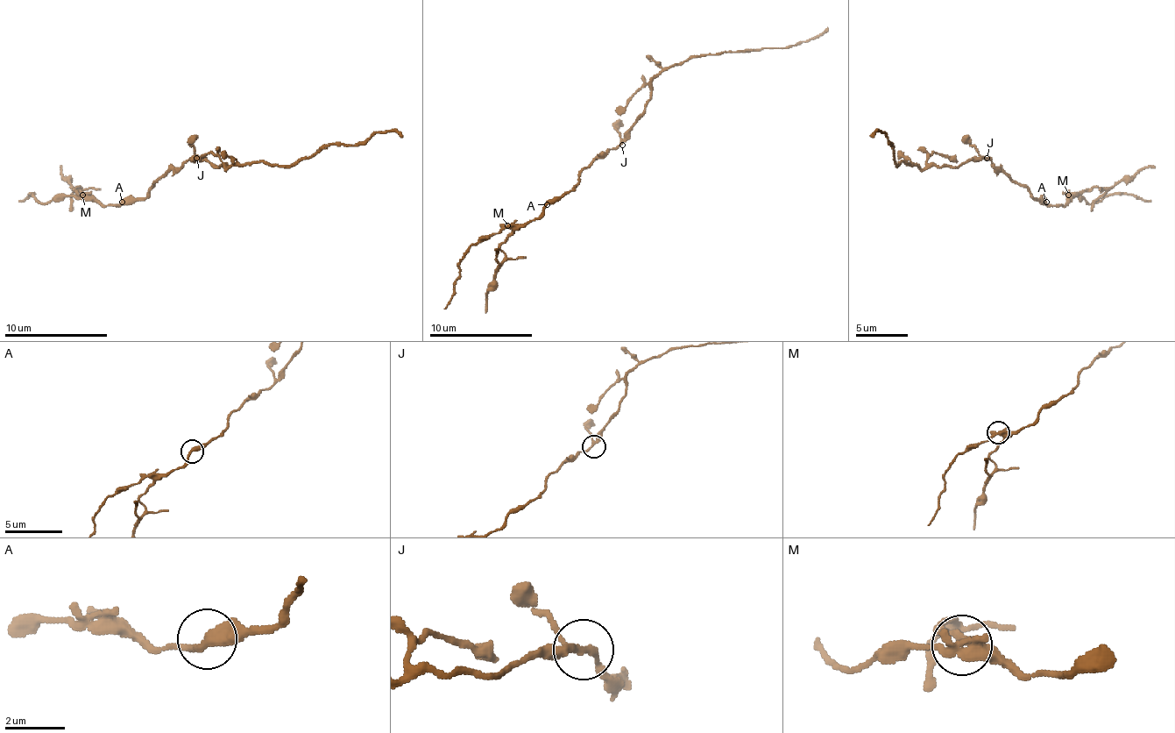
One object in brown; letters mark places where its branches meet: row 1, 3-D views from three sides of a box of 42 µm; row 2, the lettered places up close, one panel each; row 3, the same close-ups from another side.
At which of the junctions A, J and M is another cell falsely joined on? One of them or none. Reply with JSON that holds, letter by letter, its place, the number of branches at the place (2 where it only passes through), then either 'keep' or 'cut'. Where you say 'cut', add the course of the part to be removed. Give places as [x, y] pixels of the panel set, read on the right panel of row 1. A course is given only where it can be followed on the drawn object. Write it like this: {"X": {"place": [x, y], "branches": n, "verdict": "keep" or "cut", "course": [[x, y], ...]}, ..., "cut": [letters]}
{"A": {"place": [1046, 202], "branches": 2, "verdict": "keep"}, "J": {"place": [987, 158], "branches": 3, "verdict": "keep"}, "M": {"place": [1068, 195], "branches": 3, "verdict": "cut", "course": [[1067, 195], [1078, 195], [1090, 202], [1106, 195], [1137, 195], [1150, 202]]}, "cut": ["M"]}

